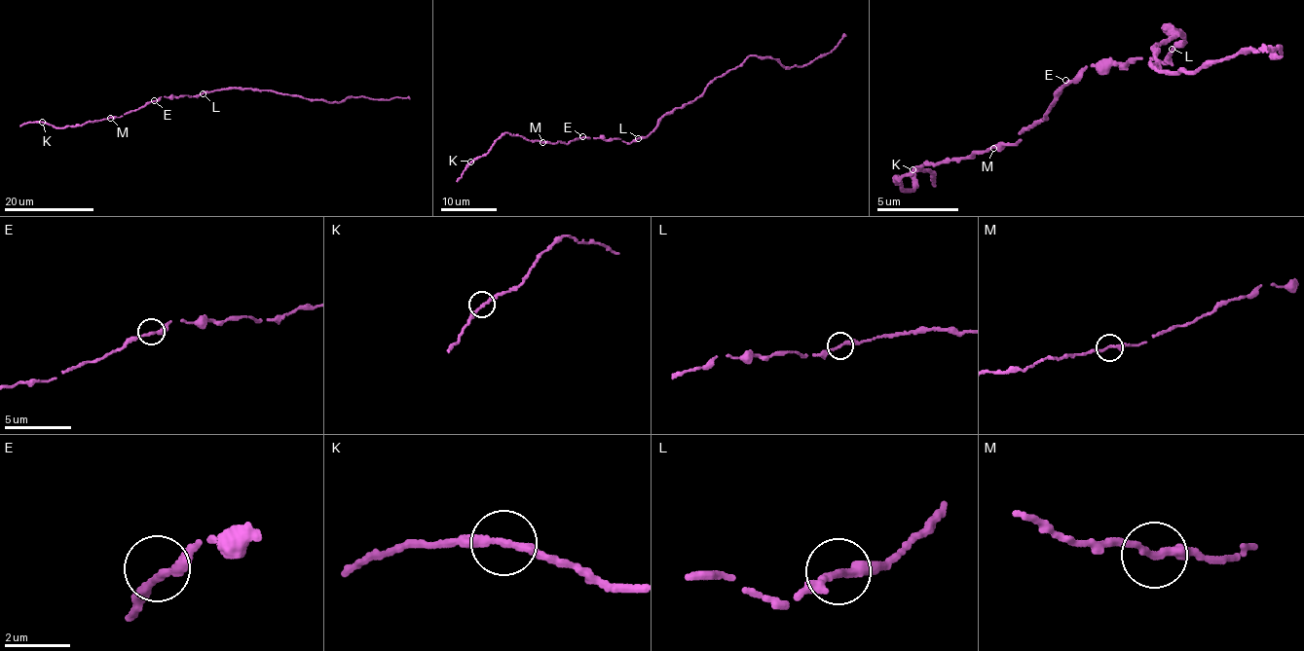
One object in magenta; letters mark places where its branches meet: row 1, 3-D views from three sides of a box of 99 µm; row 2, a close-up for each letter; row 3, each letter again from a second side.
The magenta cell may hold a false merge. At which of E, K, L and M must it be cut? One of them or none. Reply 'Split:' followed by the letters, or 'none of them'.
Split: none of them

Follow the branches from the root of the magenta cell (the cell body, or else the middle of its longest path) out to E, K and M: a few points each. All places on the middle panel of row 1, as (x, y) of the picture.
E: (643, 137), (625, 143), (620, 138), (582, 136)
K: (643, 137), (631, 143), (620, 138), (576, 137), (566, 143), (540, 142), (504, 132), (486, 153), (470, 162)
M: (643, 137), (631, 143), (620, 138), (576, 137), (566, 143), (542, 142)

